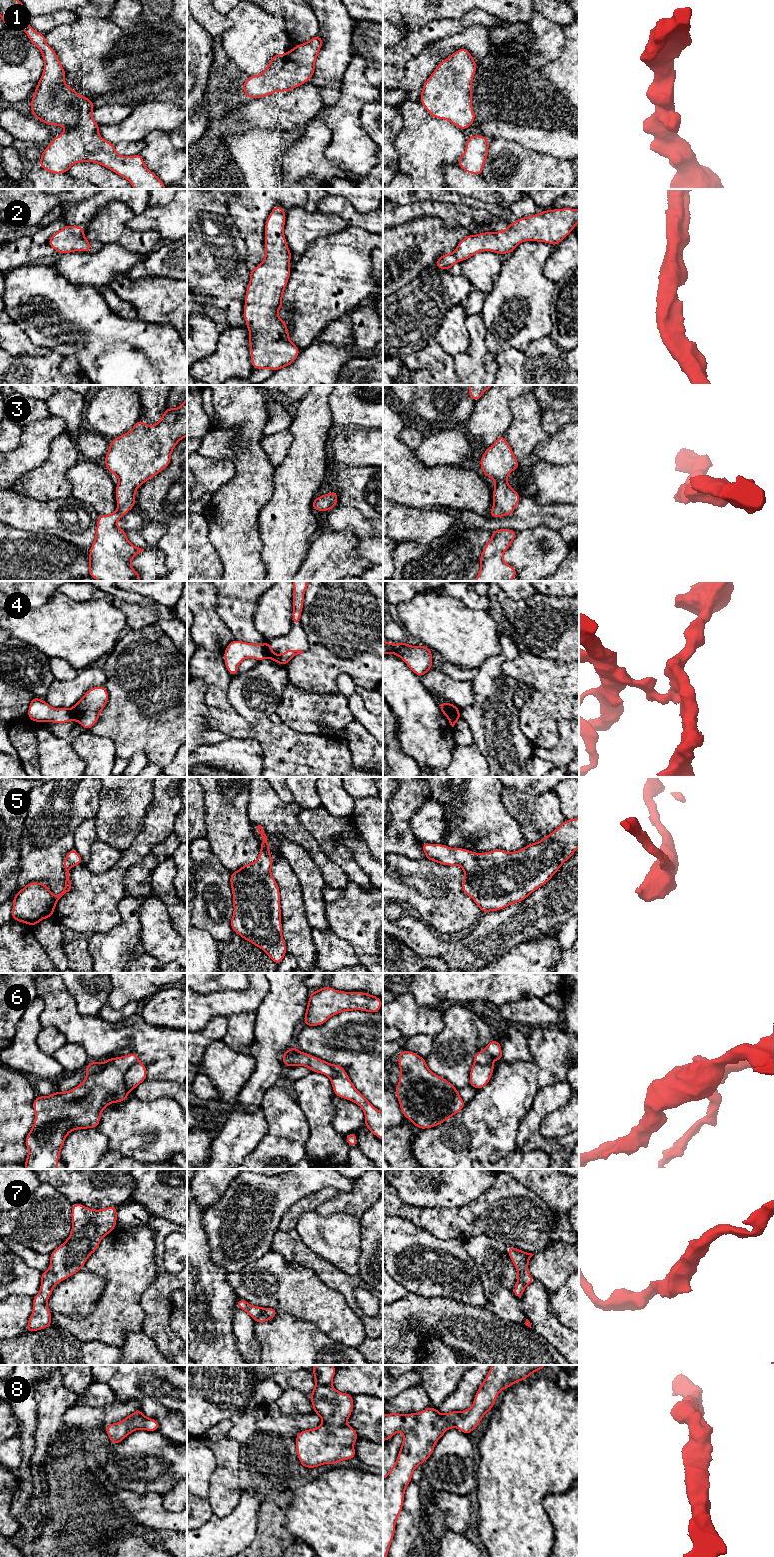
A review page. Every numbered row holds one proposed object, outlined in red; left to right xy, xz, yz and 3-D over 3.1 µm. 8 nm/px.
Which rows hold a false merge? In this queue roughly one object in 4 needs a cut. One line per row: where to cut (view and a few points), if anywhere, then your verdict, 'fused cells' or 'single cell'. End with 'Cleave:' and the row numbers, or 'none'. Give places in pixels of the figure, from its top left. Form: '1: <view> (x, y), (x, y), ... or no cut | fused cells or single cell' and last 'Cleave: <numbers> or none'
1: no cut | single cell
2: no cut | single cell
3: no cut | single cell
4: xz (264, 643), (267, 657) | fused cells
5: no cut | single cell
6: xy (138, 1061), (125, 1074), (125, 1086), (128, 1090) | fused cells
7: no cut | single cell
8: no cut | single cell
Cleave: 4, 6

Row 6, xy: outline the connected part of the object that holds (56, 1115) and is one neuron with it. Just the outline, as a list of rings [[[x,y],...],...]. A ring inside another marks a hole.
[[[132,1052],[125,1056],[109,1058],[104,1062],[91,1061],[84,1069],[86,1072],[85,1080],[77,1087],[66,1092],[55,1091],[46,1097],[37,1095],[33,1102],[35,1121],[25,1140],[28,1149],[24,1163],[25,1169],[59,1169],[58,1158],[67,1135],[77,1129],[98,1128],[101,1113],[107,1105],[128,1099],[129,1090],[125,1085],[125,1074],[137,1062],[139,1062],[139,1056]]]

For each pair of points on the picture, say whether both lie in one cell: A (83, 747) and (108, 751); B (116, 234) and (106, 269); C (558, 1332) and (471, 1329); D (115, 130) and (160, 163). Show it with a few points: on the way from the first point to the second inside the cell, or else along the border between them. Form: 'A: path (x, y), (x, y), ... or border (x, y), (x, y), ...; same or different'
A: path (89, 747), (95, 751), (102, 751); same
B: border (104, 244), (117, 243), (135, 253); different
C: border (531, 1328), (553, 1346); different
D: border (164, 131), (152, 130), (142, 139); different

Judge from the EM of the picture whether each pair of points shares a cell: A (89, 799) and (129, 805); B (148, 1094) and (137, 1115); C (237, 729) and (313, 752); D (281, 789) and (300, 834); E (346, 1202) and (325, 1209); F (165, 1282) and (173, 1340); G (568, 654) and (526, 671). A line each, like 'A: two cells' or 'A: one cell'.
A: two cells
B: two cells
C: one cell
D: two cells
E: one cell
F: one cell
G: two cells

